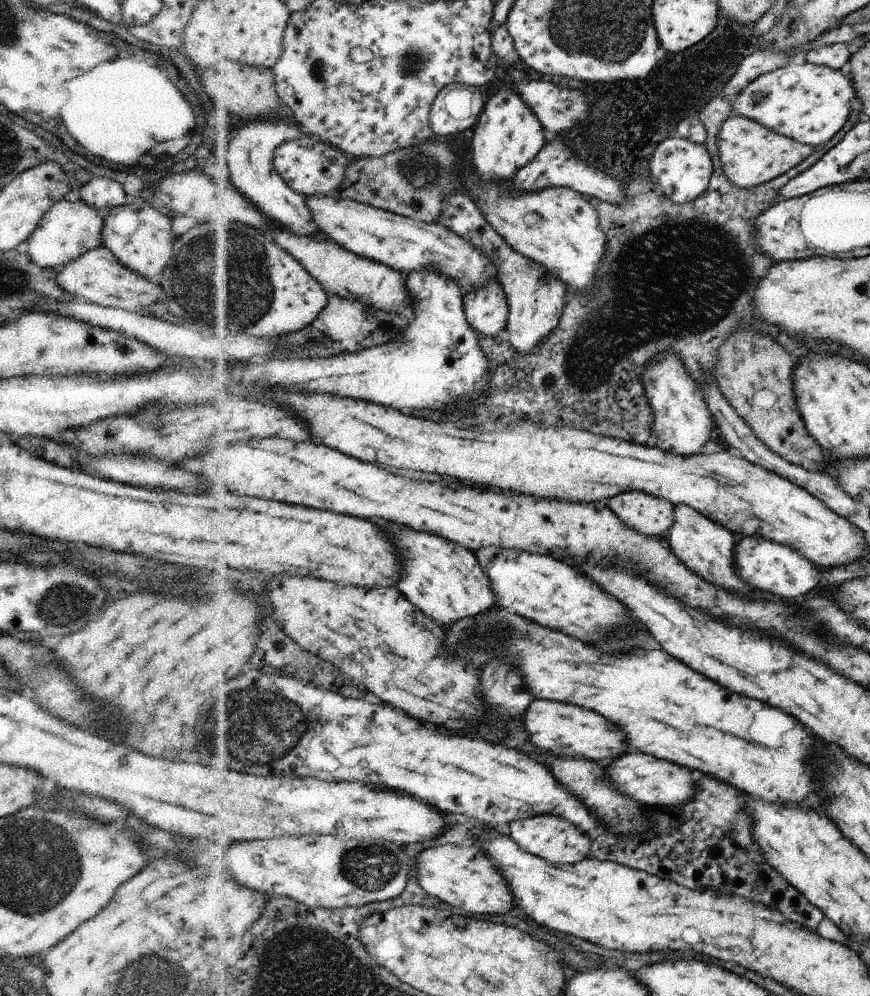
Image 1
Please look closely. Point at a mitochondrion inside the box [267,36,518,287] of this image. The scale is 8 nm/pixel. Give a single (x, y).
(422, 171)

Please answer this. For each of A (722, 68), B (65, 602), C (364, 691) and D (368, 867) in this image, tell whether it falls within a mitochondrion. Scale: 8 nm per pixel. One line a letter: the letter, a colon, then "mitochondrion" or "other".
A: mitochondrion
B: mitochondrion
C: other
D: mitochondrion

